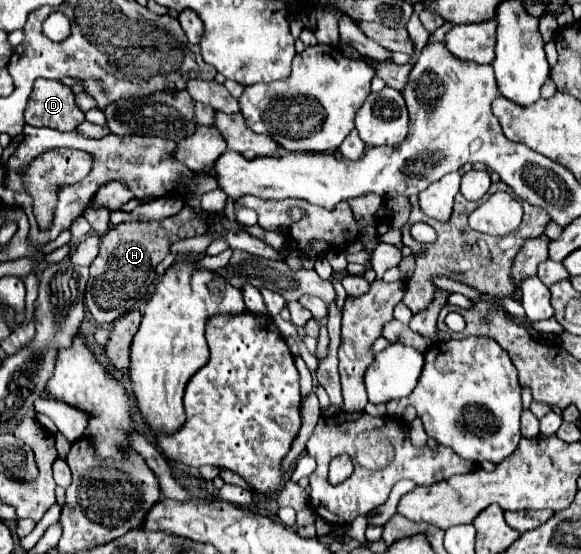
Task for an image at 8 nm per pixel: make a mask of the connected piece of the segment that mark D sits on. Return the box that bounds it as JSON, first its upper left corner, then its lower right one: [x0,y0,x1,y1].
[25,79,85,131]

